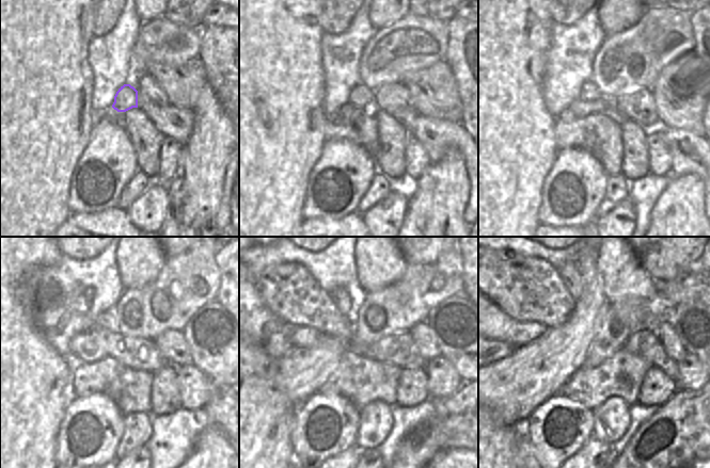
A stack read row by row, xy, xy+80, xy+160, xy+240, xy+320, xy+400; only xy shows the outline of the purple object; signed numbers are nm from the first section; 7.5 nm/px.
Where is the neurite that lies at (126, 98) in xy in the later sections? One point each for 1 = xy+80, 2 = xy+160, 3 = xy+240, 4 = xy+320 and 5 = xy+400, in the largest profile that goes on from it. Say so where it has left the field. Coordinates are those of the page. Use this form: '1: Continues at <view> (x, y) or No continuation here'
1: Continues at xy+80 (361, 96)
2: Continues at xy+160 (589, 92)
3: Continues at xy+240 (108, 320)
4: Continues at xy+320 (343, 301)
5: Continues at xy+400 (569, 274)

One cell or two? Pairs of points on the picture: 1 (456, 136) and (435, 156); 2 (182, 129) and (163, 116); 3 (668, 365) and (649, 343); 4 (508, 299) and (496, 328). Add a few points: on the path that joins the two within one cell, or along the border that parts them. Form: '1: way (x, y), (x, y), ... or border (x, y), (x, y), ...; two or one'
1: way (451, 139), (439, 150); one
2: way (177, 127), (168, 119); one
3: way (663, 359), (652, 349); one
4: border (489, 299), (508, 316), (526, 322); two

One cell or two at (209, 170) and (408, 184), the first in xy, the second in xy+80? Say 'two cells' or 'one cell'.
two cells

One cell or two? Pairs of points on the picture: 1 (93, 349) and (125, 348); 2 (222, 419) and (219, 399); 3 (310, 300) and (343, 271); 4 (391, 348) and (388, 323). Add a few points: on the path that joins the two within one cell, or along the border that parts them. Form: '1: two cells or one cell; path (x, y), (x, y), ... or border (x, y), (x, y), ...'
1: two cells; border (93, 328), (105, 341), (108, 354)
2: one cell; path (222, 414), (222, 404)
3: two cells; border (306, 269), (312, 277), (329, 293)
4: two cells; border (408, 333), (387, 335), (367, 349)

